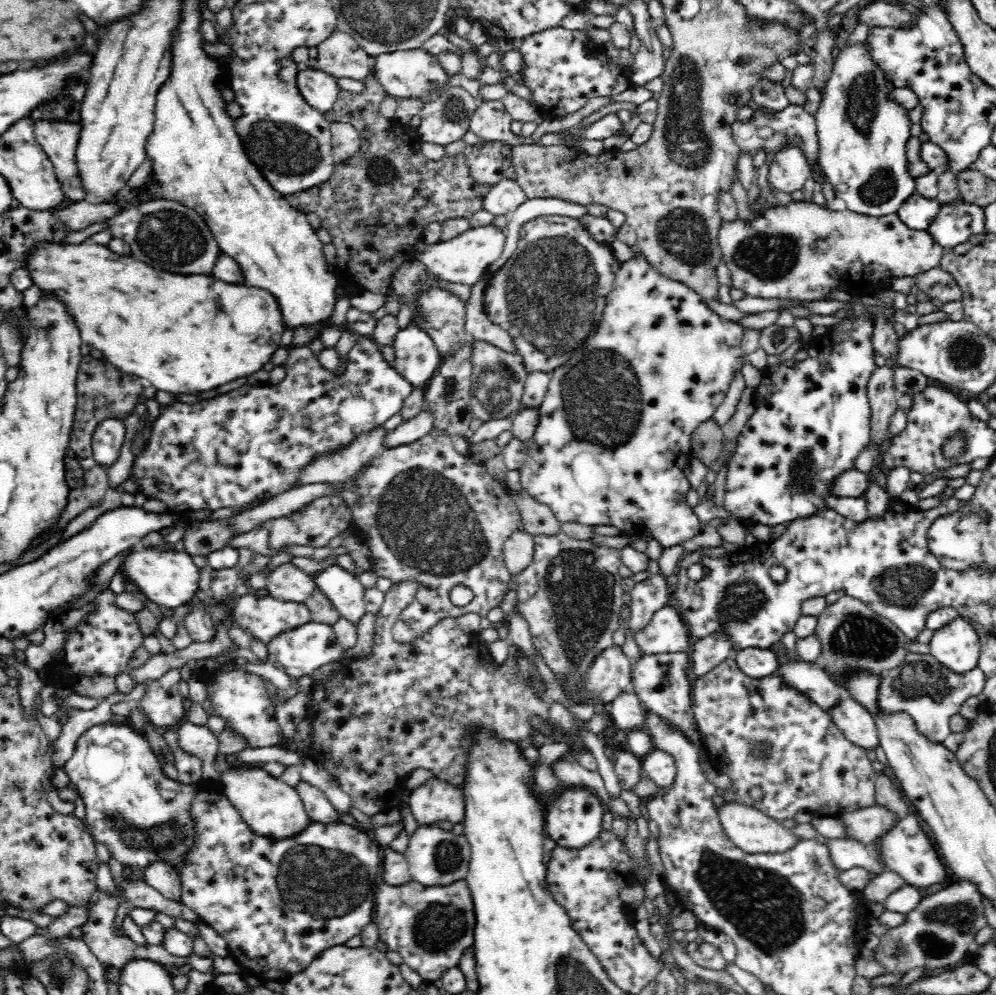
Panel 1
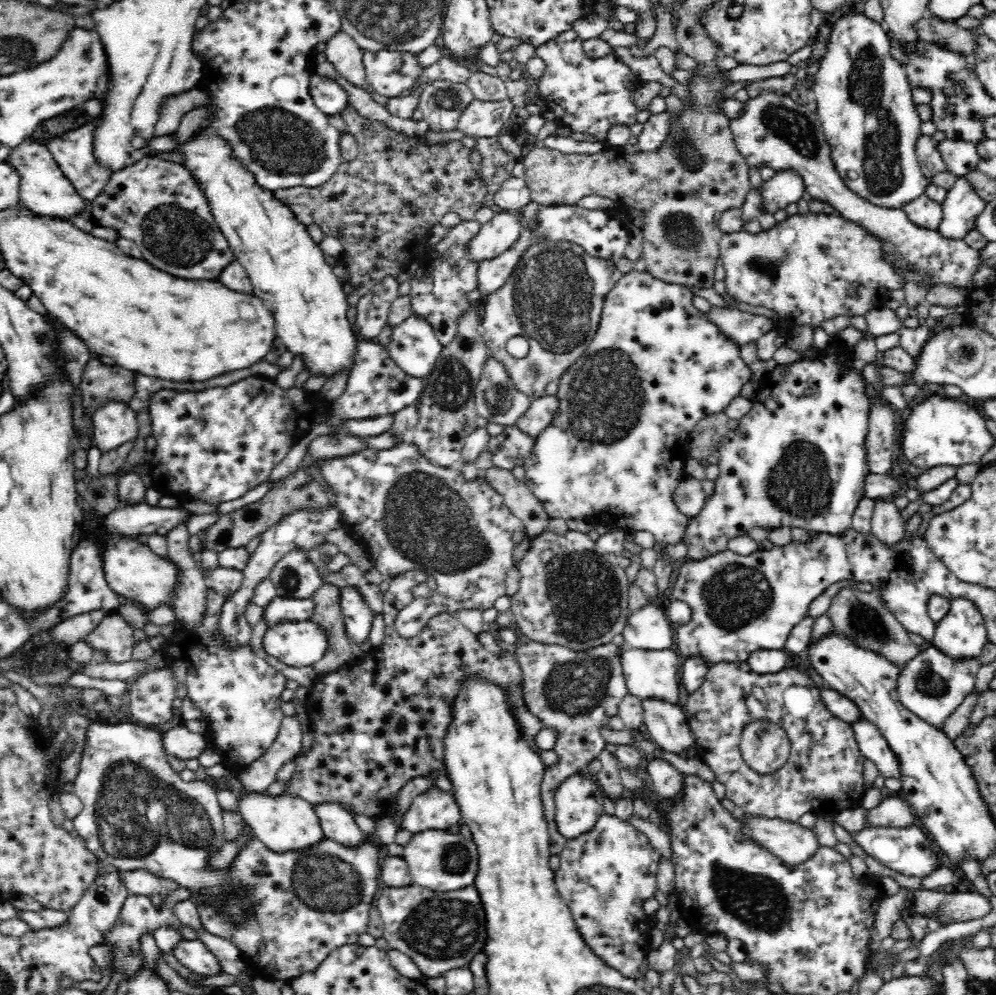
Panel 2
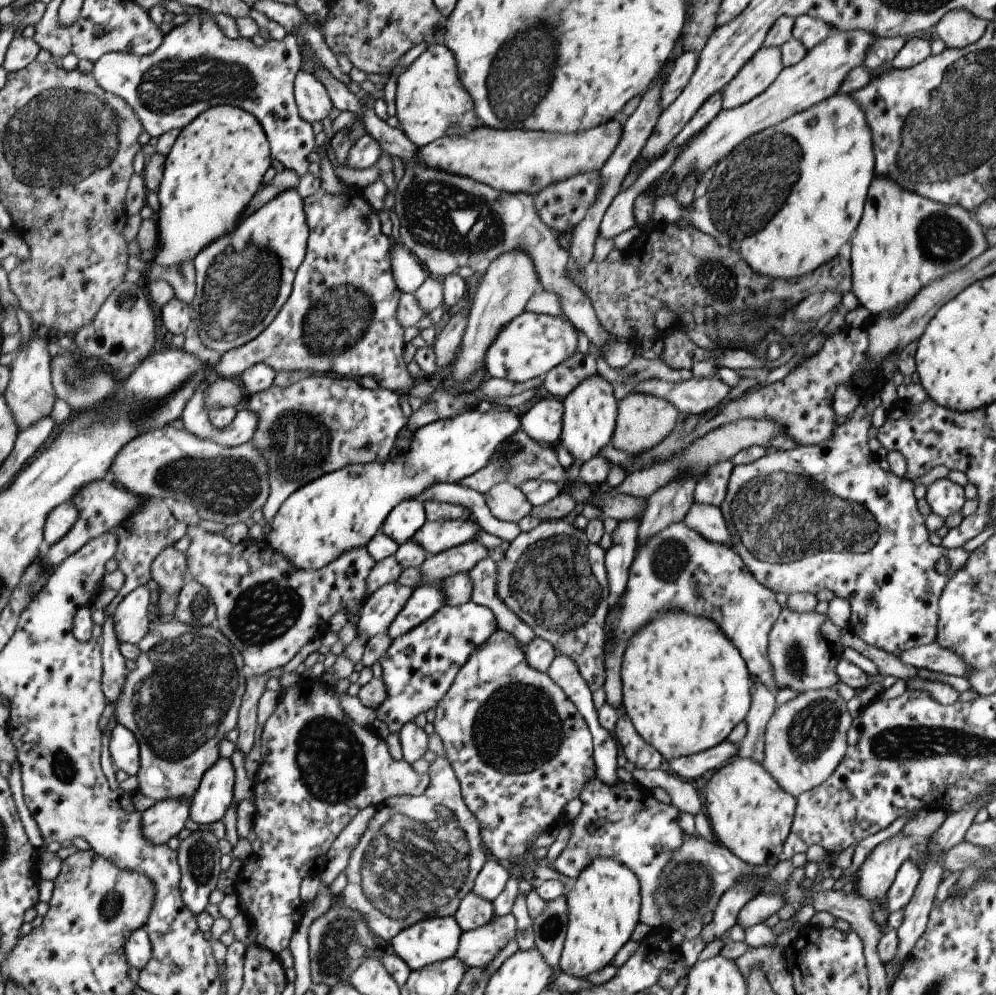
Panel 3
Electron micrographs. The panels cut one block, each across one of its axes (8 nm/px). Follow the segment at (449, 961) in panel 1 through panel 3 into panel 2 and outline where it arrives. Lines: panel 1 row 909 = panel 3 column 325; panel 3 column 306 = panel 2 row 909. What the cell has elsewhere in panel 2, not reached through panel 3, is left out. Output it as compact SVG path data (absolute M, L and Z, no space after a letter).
M412 882L400 888L382 886L374 905L382 917L383 938L388 942L390 949L399 950L410 957L420 969L423 979L442 977L448 970L467 967L476 954L483 953L487 940L486 921L484 907L474 885L448 892L428 890Z

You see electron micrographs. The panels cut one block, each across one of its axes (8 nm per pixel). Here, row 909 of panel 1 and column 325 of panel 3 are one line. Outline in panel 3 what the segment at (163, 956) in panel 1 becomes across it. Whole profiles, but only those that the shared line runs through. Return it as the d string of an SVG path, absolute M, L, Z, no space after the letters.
M297 70L292 87L298 114L305 122L320 121L329 114L332 104L327 91L311 72Z

